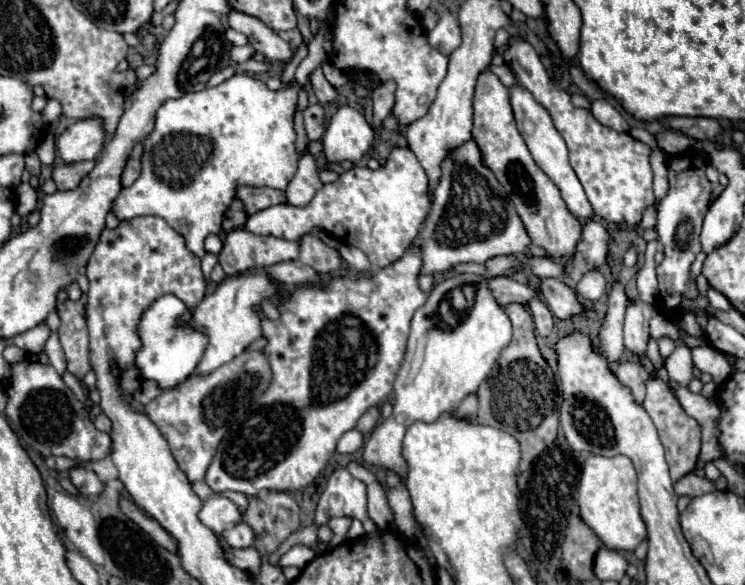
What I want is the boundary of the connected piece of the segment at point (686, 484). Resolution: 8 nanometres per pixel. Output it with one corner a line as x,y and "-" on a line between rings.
688,473
686,477
678,479
676,481
676,493
678,495
690,495
690,497
698,497
698,495
704,495
704,493
710,493
714,491
714,483
708,481
708,479
702,479
694,473

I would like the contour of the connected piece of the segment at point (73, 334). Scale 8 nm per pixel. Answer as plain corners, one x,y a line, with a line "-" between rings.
82,295
80,301
66,299
64,303
58,305
58,317
60,317
58,337
60,337
60,345
62,345
64,353
66,353
68,371
80,381
90,371
88,329
86,329
86,319
84,319
84,305
86,305
84,295

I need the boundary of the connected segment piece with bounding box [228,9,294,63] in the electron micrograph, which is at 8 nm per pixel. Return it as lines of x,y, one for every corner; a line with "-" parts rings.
230,11
228,13
228,23
232,29
248,35
250,45
262,53
266,59
270,61
280,61
280,63
288,63
292,59
292,49
290,45
280,39
270,27
266,27
262,21
258,21
256,17
248,17
246,13
240,11

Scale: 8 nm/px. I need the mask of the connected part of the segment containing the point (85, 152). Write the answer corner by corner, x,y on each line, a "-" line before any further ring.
82,119
70,125
56,139
56,153
62,163
78,163
94,159
104,143
104,127
100,119

